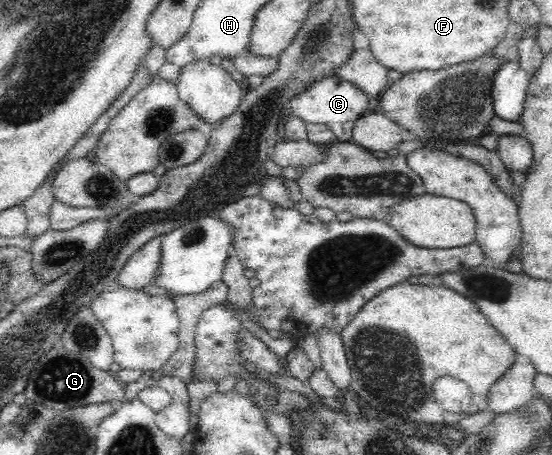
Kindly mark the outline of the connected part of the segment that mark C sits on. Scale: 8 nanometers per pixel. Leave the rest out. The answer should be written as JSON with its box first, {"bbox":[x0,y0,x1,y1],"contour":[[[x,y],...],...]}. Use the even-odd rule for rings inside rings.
{"bbox":[290,77,377,142],"contour":[[[339,77],[324,78],[311,84],[309,88],[304,88],[298,92],[297,96],[290,99],[290,111],[299,117],[306,124],[322,124],[330,128],[335,136],[335,142],[350,142],[353,135],[353,126],[356,119],[367,112],[377,108],[376,99],[371,95],[366,95],[360,88],[357,88],[349,80]]]}

